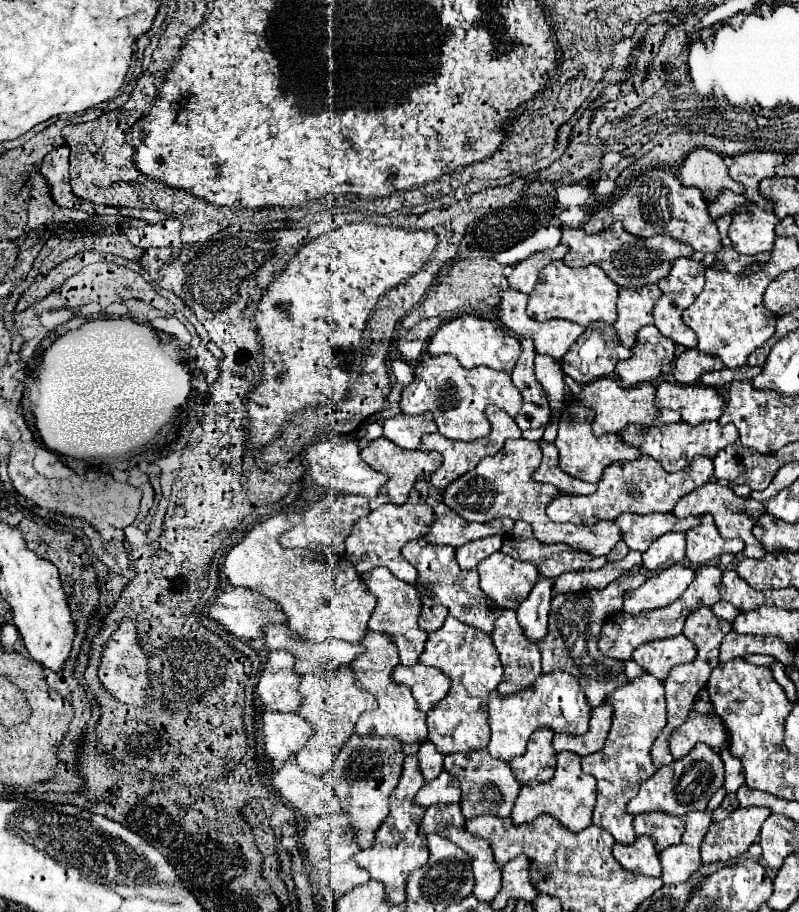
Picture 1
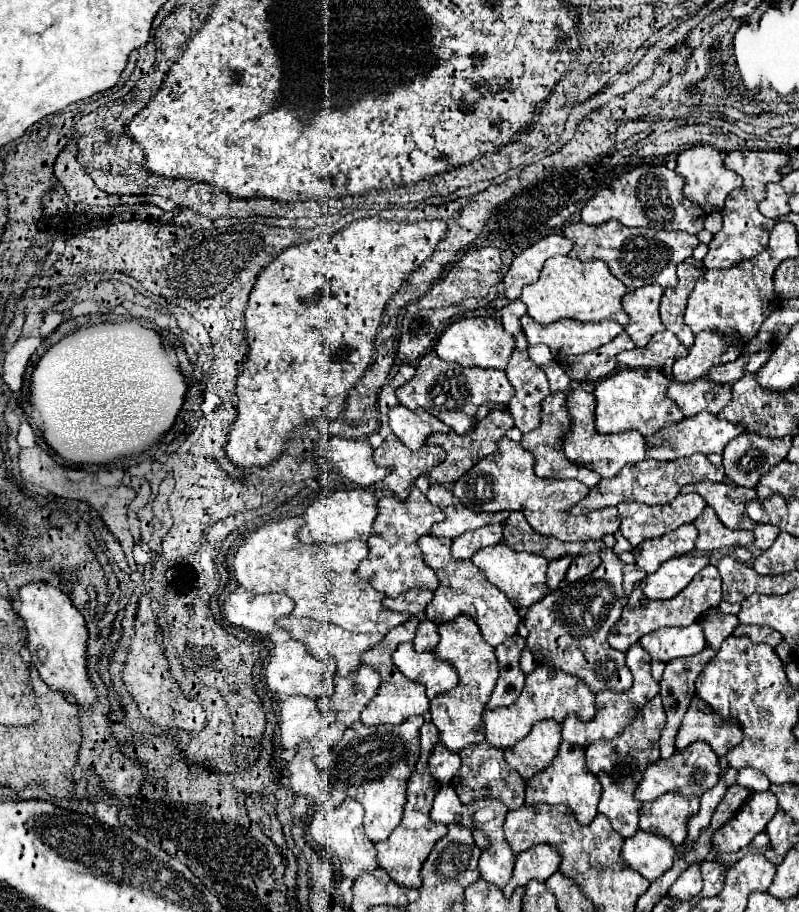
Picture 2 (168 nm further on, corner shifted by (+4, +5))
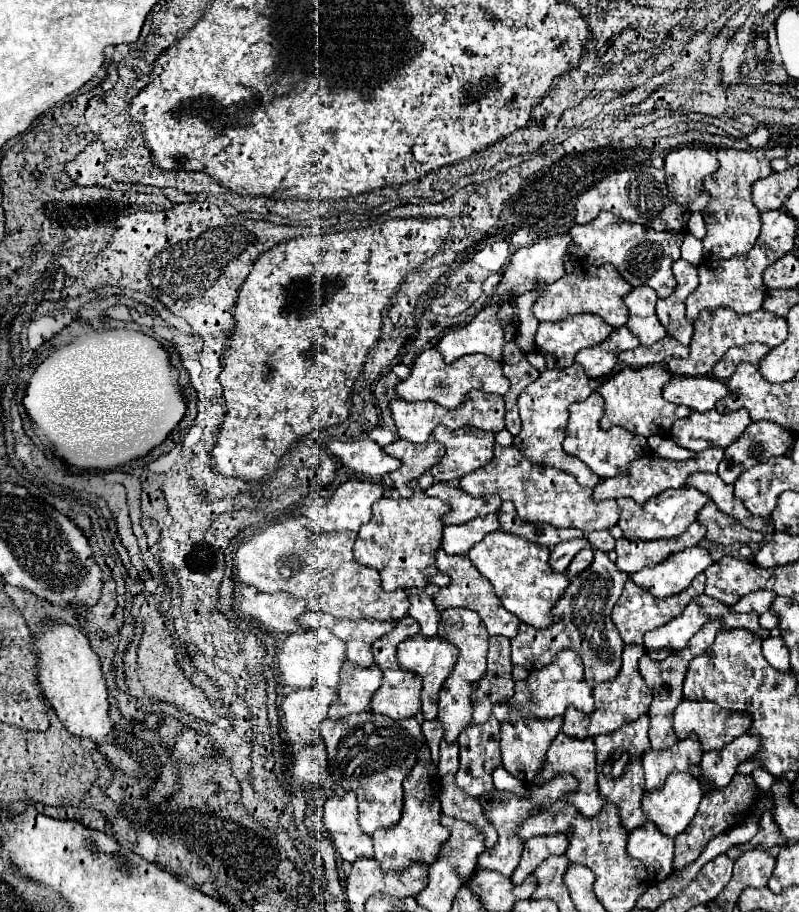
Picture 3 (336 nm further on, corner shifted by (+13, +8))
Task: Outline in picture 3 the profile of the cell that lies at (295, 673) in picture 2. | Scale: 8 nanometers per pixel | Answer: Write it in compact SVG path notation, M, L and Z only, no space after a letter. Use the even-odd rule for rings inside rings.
M325 627L307 629L303 633L291 633L285 639L283 649L279 651L279 675L285 685L295 687L295 689L311 687L311 685L319 685L319 683L329 685L329 687L337 687L339 671L341 671L341 665L345 659L347 659L345 641L337 639Z

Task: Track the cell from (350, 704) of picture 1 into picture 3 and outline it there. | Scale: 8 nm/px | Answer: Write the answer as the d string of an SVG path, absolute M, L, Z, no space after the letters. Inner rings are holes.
M345 661L339 681L339 701L347 709L347 713L367 711L373 693L381 685L381 679L383 673L377 665L363 669Z

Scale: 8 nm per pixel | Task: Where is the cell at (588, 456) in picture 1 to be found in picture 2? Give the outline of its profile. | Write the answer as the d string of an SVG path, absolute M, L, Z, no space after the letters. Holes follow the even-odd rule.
M580 386L568 392L566 396L566 410L572 418L568 432L562 436L562 450L572 464L580 464L602 478L612 478L620 472L626 464L636 464L646 458L644 452L644 438L640 432L620 432L620 434L598 434L594 428L594 396L584 392Z

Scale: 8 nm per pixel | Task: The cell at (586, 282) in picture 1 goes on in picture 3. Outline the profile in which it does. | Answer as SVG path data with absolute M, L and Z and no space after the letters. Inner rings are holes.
M585 265L583 267L583 275L577 277L579 271L561 277L559 281L551 283L551 285L539 285L537 291L541 289L543 295L541 299L535 303L533 307L533 315L539 321L559 321L565 319L569 315L577 315L577 313L595 313L601 315L605 323L613 325L613 327L621 327L627 323L629 317L629 309L623 303L623 297L633 289L613 265L603 265L603 267L593 267L593 265Z

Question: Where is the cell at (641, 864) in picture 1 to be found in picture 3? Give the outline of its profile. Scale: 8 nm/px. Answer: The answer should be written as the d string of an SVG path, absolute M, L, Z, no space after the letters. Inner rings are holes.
M651 821L629 833L627 853L645 865L651 881L663 881L673 873L673 839L659 833Z

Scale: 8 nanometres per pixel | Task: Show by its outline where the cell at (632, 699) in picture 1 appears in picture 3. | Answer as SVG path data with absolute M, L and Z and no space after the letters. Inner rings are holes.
M645 715L633 723L619 727L617 731L613 731L609 735L595 737L599 791L607 801L615 801L619 805L621 819L623 819L623 825L627 831L633 831L647 821L647 817L643 817L643 811L641 811L641 799L643 799L643 793L647 793L643 789L645 779L643 779L641 755L651 747L649 737L647 737L647 729L649 729L649 717Z

